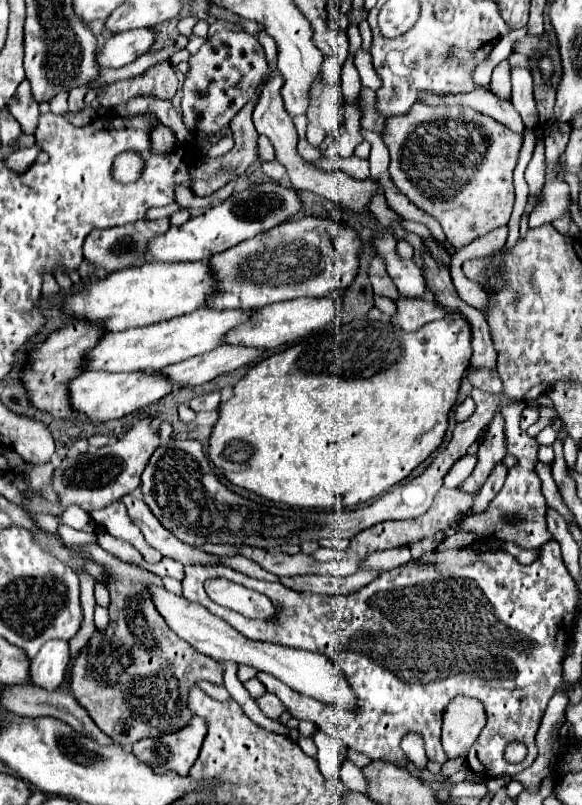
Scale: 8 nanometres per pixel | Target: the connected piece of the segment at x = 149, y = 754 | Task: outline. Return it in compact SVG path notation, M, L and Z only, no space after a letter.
M193 716L189 726L175 734L135 742L133 754L153 770L159 770L159 774L163 774L163 770L175 770L177 774L187 776L201 750L205 734L205 722L199 716Z

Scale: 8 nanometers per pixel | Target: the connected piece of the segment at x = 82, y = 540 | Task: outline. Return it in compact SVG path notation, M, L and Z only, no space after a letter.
M61 524L58 528L65 544L85 544L97 543L97 536L95 533L86 533L83 531L75 530L67 525Z

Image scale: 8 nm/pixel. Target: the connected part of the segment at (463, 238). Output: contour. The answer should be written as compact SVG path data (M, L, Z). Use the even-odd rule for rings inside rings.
M415 102L409 114L395 116L387 120L383 142L391 154L389 174L397 188L423 212L431 214L443 228L445 238L455 246L463 248L471 240L491 232L493 228L505 226L509 222L515 190L513 190L513 170L517 166L523 136L511 132L497 120L479 114L477 110L463 106L427 106Z

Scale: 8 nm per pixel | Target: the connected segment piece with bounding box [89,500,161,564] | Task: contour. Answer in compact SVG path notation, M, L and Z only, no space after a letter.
M121 500L113 502L111 506L105 506L105 508L101 508L101 510L93 510L93 512L89 512L89 516L93 518L93 522L105 526L105 530L107 530L111 536L121 538L121 540L133 544L133 546L143 554L143 558L145 558L147 562L153 562L153 564L155 564L155 562L161 560L159 550L151 548L151 546L145 542L139 526L135 526L135 524L131 522L131 518L129 518L129 514L127 514L127 508L123 506Z

